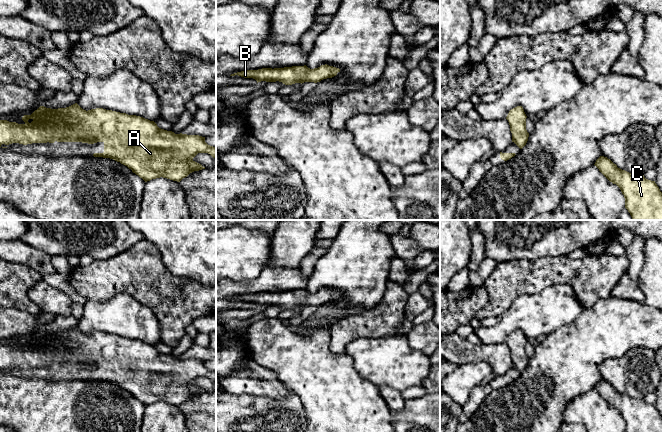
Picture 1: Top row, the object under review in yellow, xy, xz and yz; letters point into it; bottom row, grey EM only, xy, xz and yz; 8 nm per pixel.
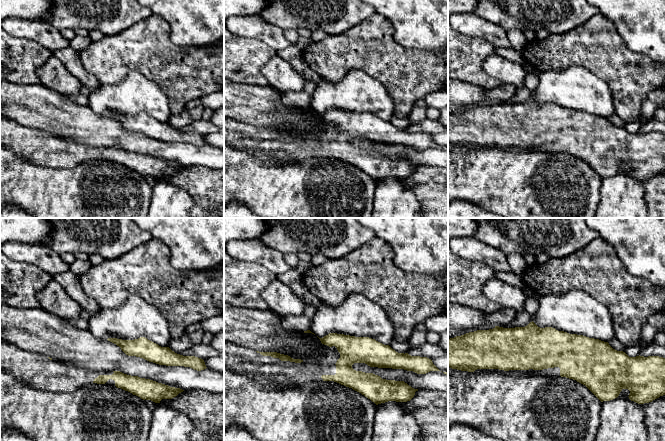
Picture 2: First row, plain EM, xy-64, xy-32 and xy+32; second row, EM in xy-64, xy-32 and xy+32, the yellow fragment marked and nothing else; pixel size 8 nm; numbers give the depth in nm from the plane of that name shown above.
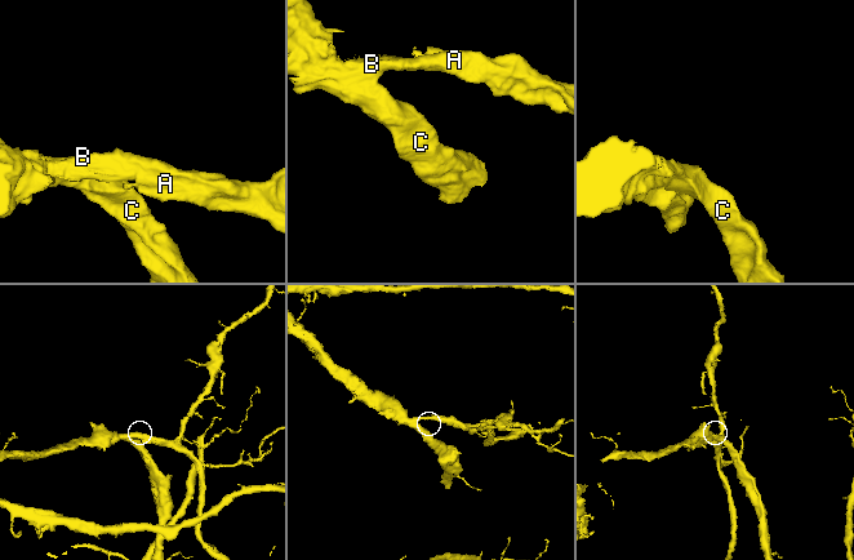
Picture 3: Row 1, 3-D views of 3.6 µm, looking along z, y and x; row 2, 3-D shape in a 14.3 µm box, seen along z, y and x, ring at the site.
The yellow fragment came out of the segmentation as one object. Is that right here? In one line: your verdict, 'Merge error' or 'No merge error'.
No merge error

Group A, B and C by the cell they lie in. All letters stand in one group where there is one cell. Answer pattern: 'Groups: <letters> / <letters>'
Groups: A B C

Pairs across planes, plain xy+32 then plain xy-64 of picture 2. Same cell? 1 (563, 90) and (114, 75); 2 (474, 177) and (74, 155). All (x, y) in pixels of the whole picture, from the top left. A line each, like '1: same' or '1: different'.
1: different
2: different

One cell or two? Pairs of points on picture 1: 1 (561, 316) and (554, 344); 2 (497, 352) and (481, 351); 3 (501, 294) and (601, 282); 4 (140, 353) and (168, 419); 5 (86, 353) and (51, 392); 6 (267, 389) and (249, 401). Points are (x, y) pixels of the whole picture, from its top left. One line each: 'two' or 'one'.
1: two
2: one
3: one
4: two
5: two
6: two

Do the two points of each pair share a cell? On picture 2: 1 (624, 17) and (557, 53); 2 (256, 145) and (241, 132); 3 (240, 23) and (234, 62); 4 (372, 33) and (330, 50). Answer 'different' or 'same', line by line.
1: different
2: same
3: different
4: same

